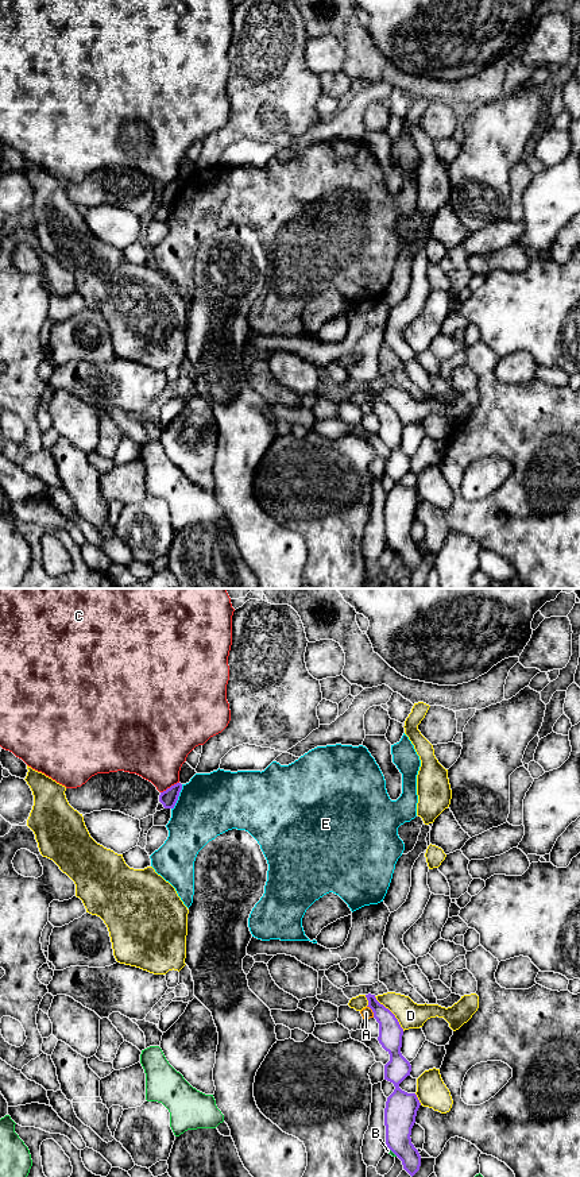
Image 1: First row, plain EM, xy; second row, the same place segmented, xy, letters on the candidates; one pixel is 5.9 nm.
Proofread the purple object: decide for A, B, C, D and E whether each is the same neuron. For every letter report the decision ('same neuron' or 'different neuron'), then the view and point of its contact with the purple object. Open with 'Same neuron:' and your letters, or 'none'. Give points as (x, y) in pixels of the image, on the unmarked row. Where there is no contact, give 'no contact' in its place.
Same neuron: none
A: different neuron; contact xy (372, 406)
B: different neuron; contact xy (393, 547)
C: different neuron; contact xy (170, 182)
D: different neuron; contact xy (391, 408)
E: different neuron; contact xy (178, 190)

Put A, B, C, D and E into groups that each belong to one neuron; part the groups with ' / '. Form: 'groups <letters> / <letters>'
groups A / B / C / D / E

